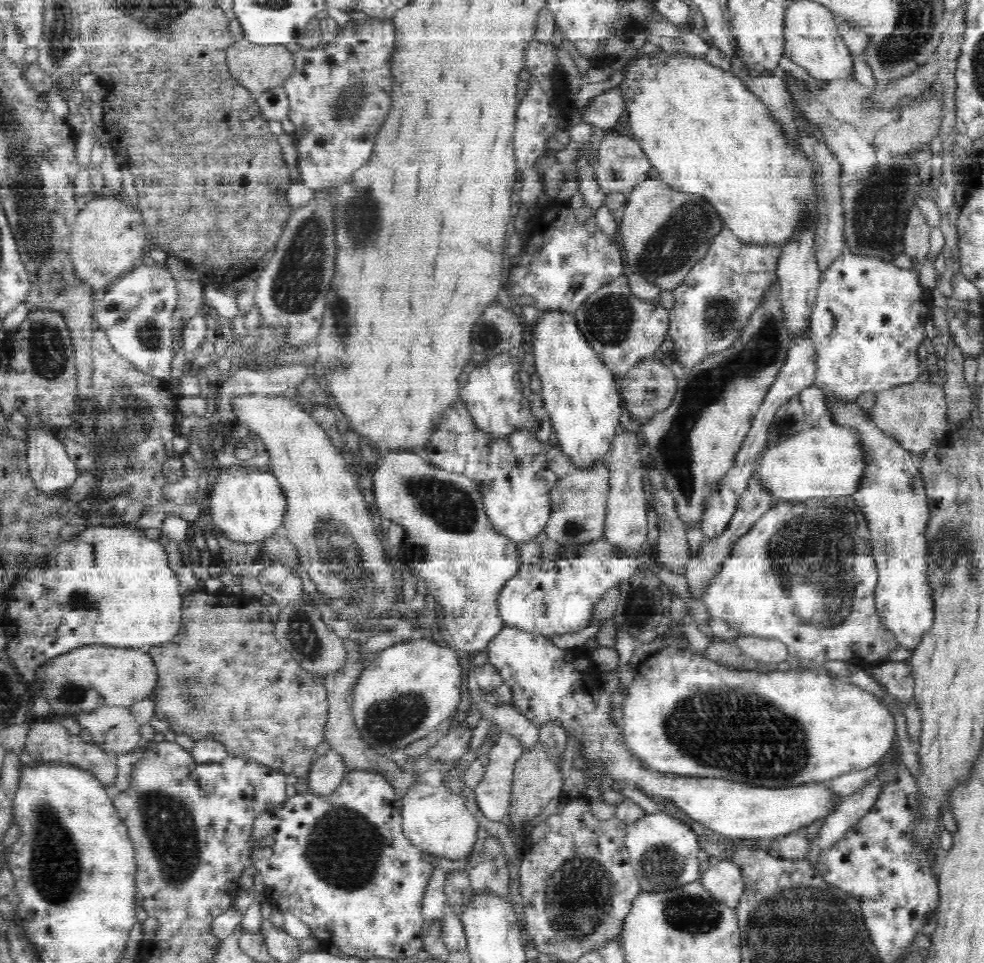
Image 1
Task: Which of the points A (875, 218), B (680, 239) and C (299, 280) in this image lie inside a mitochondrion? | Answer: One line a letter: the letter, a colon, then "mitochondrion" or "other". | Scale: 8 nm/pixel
A: mitochondrion
B: mitochondrion
C: mitochondrion

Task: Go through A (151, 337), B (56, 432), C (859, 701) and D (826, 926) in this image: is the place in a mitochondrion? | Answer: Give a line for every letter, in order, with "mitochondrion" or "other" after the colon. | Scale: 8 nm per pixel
A: mitochondrion
B: other
C: other
D: mitochondrion

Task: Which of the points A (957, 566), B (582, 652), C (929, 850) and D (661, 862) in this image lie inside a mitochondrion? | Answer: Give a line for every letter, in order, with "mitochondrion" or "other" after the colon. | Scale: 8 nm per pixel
A: mitochondrion
B: other
C: other
D: mitochondrion

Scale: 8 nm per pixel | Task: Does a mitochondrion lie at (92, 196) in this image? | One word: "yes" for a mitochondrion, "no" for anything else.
no

